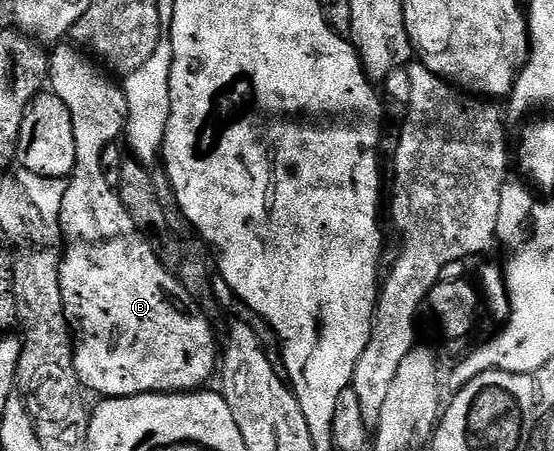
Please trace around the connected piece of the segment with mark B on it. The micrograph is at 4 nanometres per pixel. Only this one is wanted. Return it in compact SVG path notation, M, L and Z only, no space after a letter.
M57 44L48 54L51 92L66 103L66 111L70 111L70 119L74 123L76 162L71 177L67 178L68 190L58 224L65 247L64 264L60 267L62 299L69 322L74 323L78 330L79 344L74 349L76 373L85 390L92 392L93 389L104 399L143 393L196 391L207 386L204 384L218 369L216 337L212 334L214 325L192 301L177 274L160 260L152 242L140 232L134 219L130 219L130 211L126 211L119 192L106 179L104 152L108 145L121 140L128 117L124 90L111 79L91 56L85 55L75 44Z

